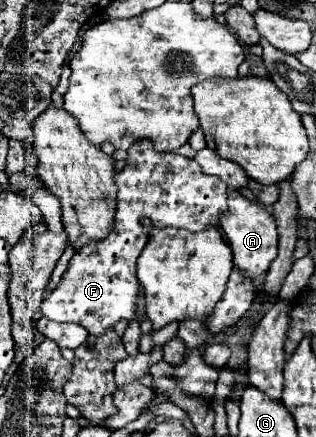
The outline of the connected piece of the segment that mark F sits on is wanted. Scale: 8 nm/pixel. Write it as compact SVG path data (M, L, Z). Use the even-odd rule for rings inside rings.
M136 141L130 149L128 149L128 155L132 157L132 163L128 163L122 173L117 173L114 177L114 181L118 186L116 201L118 201L118 207L116 207L116 231L110 233L110 237L106 237L106 241L94 241L94 245L86 245L86 249L82 249L82 253L74 253L72 257L72 265L66 269L66 273L62 275L58 287L52 291L52 299L44 299L42 301L42 313L44 317L52 319L52 321L68 321L68 323L80 323L88 329L88 333L92 335L102 335L106 329L114 327L120 319L126 319L126 321L132 321L134 315L136 315L136 299L138 299L138 277L136 277L136 259L138 255L142 253L146 241L148 241L148 229L144 227L144 221L148 219L154 227L180 227L180 229L188 229L188 231L202 231L206 227L216 227L220 229L218 225L218 213L222 209L226 209L226 185L222 185L222 181L218 181L218 177L210 177L210 175L204 175L200 171L200 165L194 161L194 159L188 159L188 157L182 157L178 153L154 153L150 141Z

